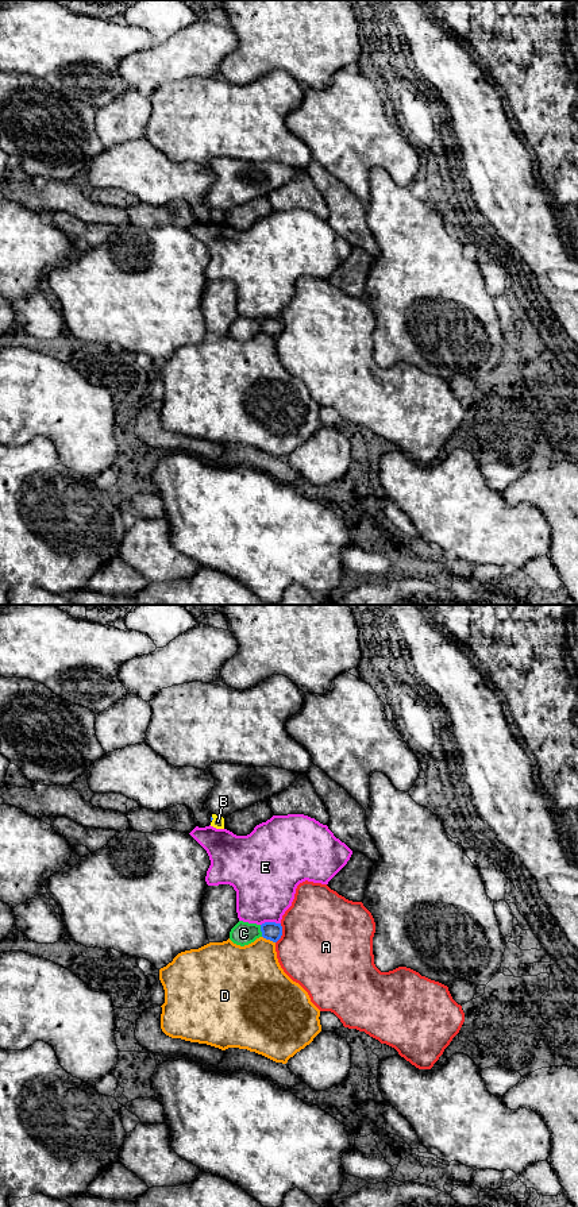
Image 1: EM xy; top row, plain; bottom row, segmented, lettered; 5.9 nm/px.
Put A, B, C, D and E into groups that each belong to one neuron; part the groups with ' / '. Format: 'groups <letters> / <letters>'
groups A / B C / D / E

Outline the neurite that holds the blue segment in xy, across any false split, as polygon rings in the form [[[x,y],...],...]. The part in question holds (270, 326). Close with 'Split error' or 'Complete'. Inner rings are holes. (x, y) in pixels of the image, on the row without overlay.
[[[239,316],[230,327],[230,335],[240,342],[248,340],[259,332],[277,338],[281,331],[282,321],[281,319],[275,317],[265,317],[262,320],[257,320]]]. Split error

